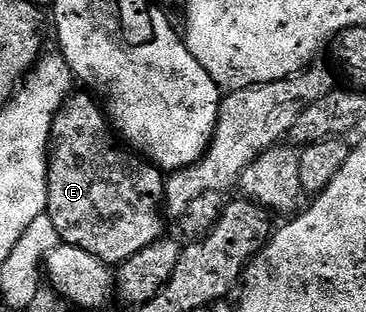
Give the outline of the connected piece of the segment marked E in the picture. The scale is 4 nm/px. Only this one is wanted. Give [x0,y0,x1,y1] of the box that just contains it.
[45,94,169,265]

